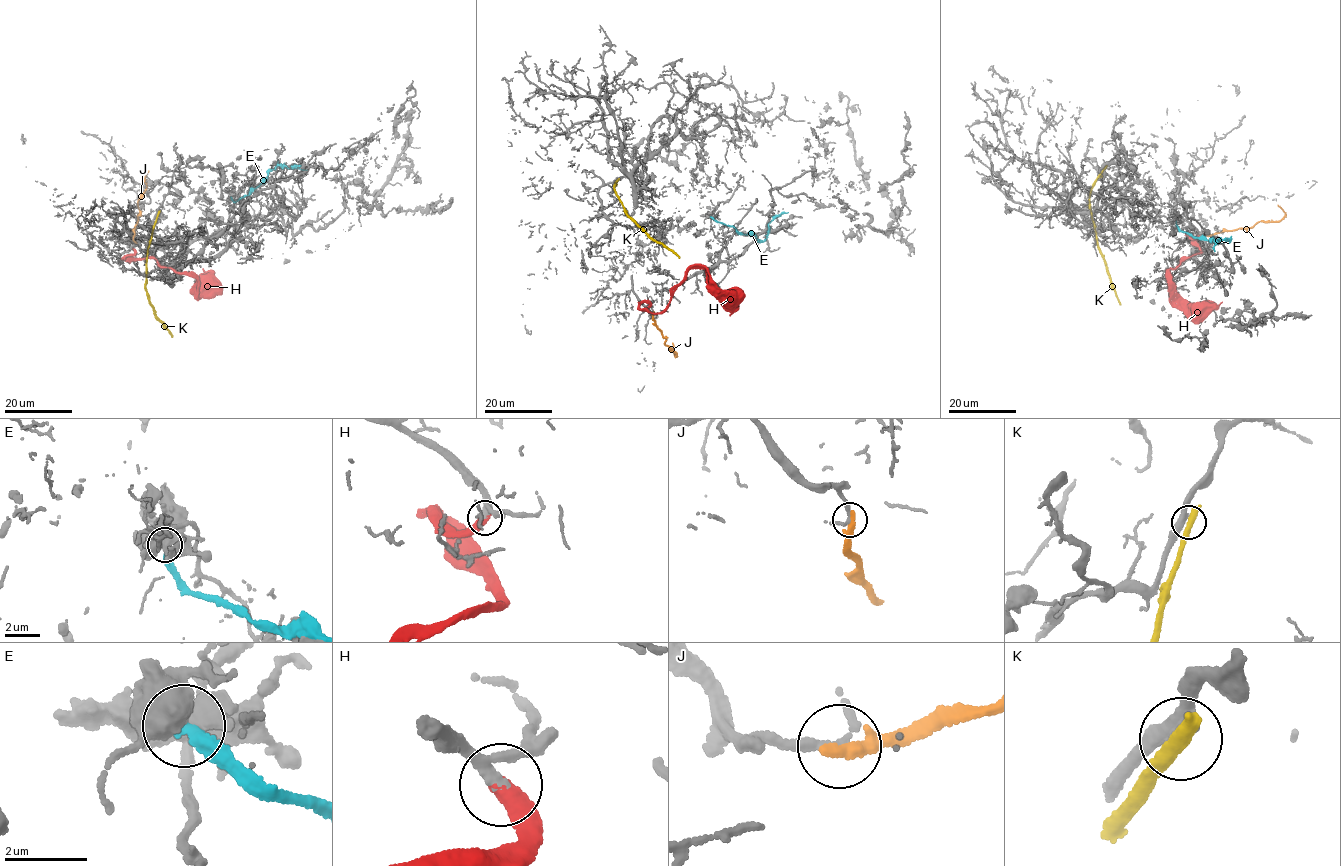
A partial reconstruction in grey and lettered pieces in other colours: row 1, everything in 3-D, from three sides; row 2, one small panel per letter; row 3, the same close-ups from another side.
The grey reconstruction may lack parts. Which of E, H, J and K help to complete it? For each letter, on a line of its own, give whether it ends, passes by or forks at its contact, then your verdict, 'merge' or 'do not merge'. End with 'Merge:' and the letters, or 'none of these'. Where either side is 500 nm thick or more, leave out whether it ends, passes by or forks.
E: do not merge
H: it ends there; merge
J: it ends there; do not merge
K: do not merge
Merge: H

